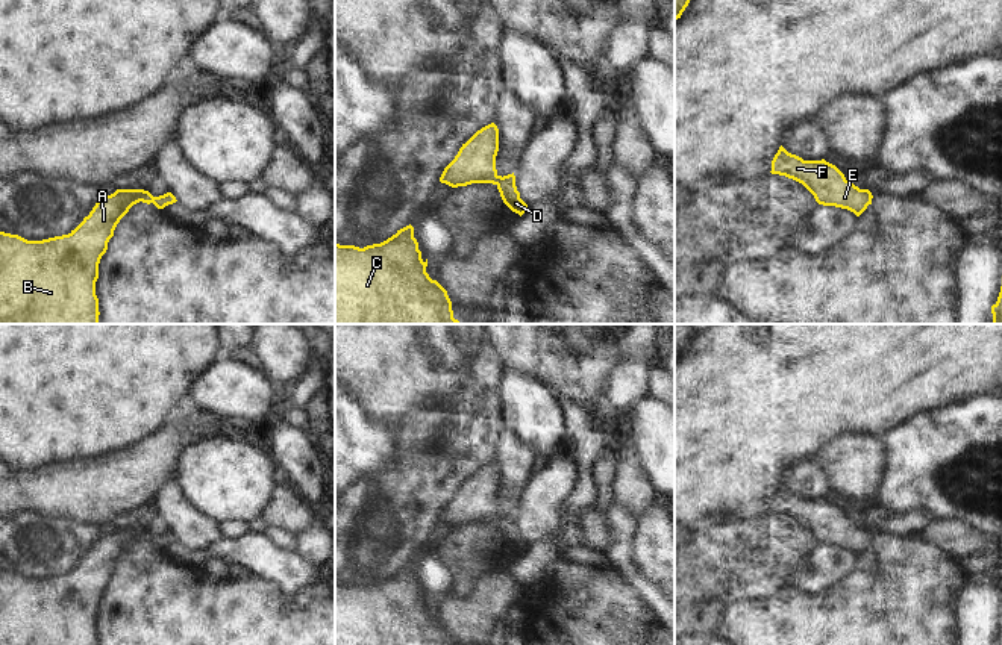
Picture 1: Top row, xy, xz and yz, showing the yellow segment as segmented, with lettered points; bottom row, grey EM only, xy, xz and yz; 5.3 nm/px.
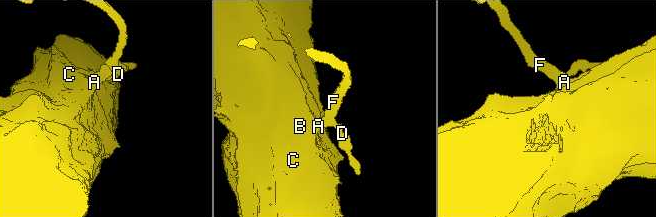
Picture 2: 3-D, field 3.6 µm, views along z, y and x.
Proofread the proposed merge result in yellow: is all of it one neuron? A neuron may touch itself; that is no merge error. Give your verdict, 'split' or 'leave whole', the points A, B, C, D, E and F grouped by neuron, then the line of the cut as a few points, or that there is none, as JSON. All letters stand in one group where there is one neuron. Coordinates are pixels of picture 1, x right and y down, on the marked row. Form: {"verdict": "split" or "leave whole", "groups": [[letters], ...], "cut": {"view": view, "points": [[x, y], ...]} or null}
{"verdict": "leave whole", "groups": [["A", "B", "C", "D", "E", "F"]], "cut": null}

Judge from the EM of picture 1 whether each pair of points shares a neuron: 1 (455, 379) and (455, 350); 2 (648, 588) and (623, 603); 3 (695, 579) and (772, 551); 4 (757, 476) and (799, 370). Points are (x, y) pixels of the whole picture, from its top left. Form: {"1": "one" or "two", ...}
{"1": "one", "2": "two", "3": "one", "4": "one"}

